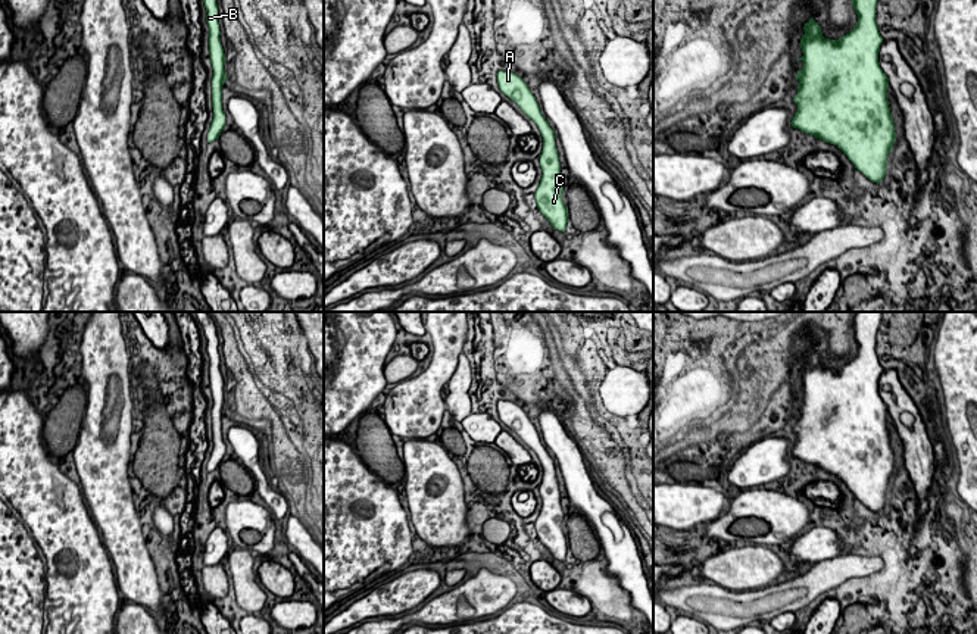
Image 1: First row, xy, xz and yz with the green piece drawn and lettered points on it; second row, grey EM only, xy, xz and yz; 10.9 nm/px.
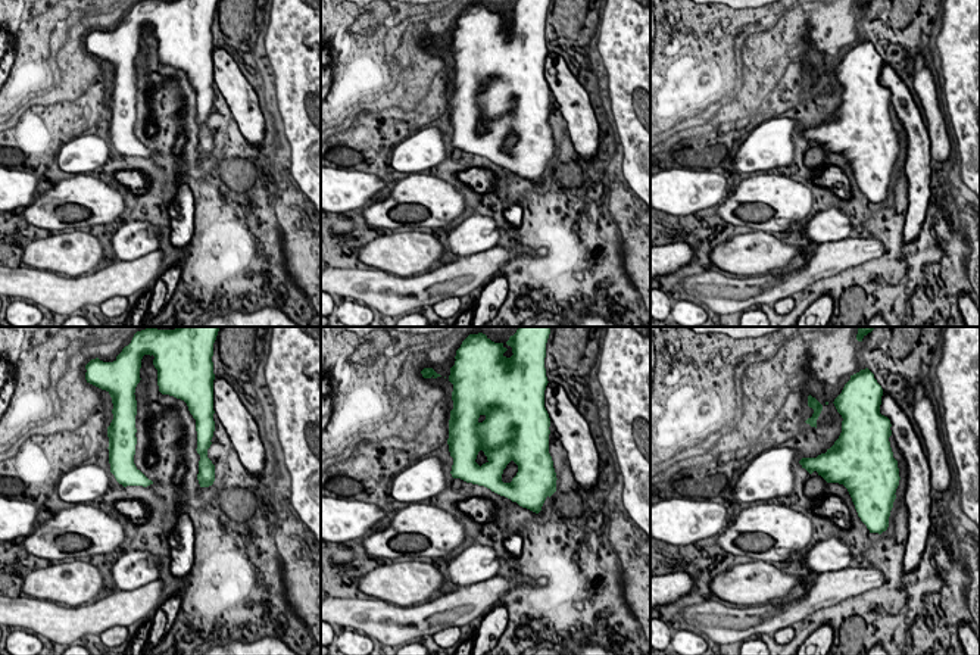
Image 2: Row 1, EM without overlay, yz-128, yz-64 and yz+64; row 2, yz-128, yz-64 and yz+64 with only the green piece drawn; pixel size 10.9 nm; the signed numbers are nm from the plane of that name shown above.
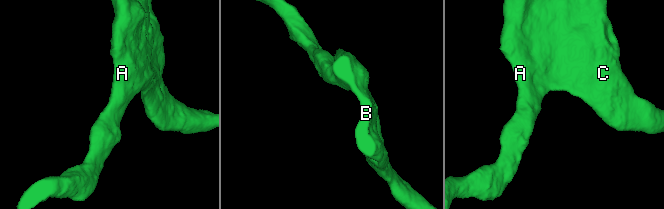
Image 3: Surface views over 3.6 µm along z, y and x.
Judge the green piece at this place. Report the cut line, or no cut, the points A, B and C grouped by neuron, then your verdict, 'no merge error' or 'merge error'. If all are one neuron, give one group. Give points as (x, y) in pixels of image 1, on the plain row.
no cut; A B C; no merge error

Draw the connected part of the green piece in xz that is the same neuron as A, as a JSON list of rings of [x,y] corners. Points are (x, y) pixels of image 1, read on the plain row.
[[[499,400],[496,406],[500,421],[514,430],[521,440],[534,450],[541,462],[543,480],[540,484],[540,496],[543,505],[534,528],[539,540],[550,552],[553,559],[565,562],[568,537],[562,528],[565,512],[561,506],[561,493],[555,475],[555,460],[541,444],[536,427],[521,406],[509,400]]]

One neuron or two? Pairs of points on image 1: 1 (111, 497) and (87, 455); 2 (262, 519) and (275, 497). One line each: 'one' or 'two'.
1: one
2: two

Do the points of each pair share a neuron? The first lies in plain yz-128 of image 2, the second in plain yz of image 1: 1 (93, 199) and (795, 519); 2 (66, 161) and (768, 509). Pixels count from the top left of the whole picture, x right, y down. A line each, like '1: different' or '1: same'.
1: same
2: different

